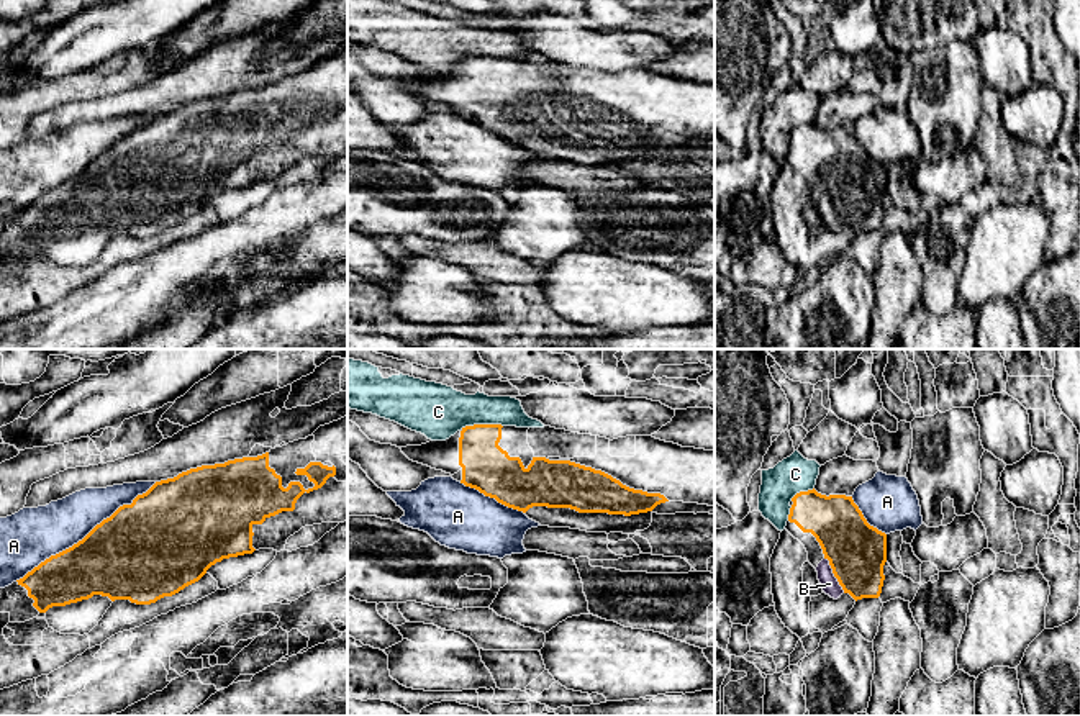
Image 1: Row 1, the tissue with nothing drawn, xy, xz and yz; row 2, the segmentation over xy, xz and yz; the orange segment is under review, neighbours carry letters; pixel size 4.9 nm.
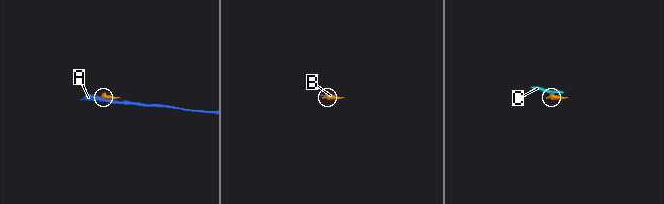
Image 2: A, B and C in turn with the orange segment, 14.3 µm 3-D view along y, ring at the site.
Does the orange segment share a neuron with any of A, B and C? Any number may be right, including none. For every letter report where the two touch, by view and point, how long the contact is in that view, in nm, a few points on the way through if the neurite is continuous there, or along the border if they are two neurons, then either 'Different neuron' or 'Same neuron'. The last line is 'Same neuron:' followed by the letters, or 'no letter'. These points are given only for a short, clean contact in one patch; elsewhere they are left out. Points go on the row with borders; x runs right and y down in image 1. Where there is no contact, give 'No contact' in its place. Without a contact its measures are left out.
A: Touches orange at xy (87, 534). Shared border 850 nm. Different neuron
B: Touches orange at yz (834, 575). Shared border 200 nm. Same neuron
C: Touches orange at xz (481, 425). Shared border 200 nm. Boundary: xz (502, 425), (466, 425), (461, 428). Different neuron
Same neuron: B

